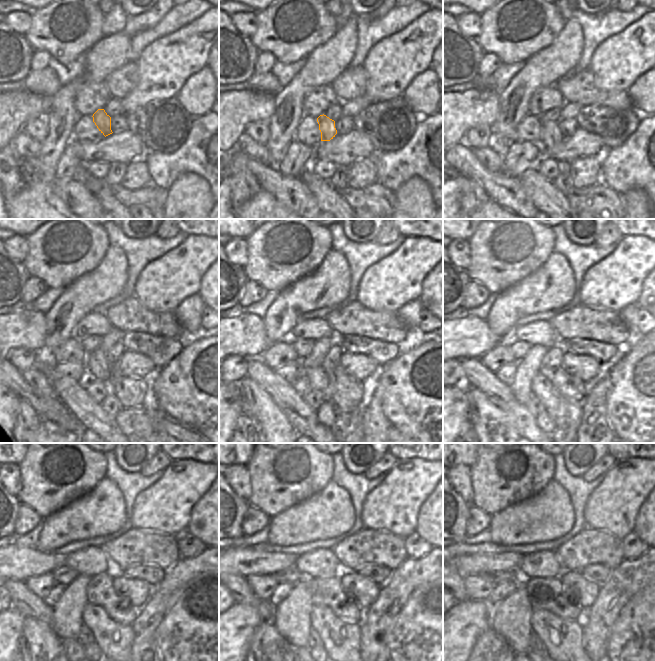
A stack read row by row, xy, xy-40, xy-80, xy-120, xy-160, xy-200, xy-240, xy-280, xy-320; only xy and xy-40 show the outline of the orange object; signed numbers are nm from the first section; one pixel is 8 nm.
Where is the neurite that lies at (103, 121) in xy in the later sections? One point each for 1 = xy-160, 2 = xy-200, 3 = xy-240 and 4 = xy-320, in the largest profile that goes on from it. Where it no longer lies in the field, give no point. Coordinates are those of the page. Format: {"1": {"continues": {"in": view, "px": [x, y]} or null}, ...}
{"1": {"continues": {"in": "xy-160", "px": [316, 378]}}, "2": {"continues": {"in": "xy-200", "px": [564, 412]}}, "3": {"continues": {"in": "xy-240", "px": [115, 639]}}, "4": {"continues": {"in": "xy-320", "px": [563, 638]}}}

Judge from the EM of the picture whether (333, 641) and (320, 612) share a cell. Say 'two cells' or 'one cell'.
one cell

